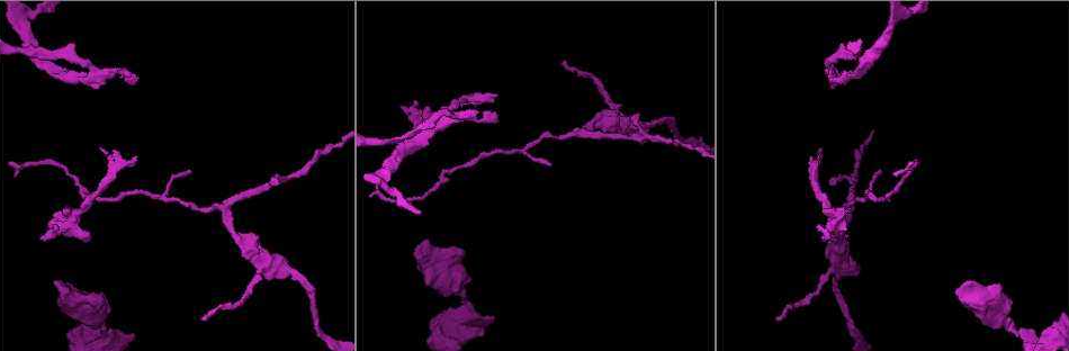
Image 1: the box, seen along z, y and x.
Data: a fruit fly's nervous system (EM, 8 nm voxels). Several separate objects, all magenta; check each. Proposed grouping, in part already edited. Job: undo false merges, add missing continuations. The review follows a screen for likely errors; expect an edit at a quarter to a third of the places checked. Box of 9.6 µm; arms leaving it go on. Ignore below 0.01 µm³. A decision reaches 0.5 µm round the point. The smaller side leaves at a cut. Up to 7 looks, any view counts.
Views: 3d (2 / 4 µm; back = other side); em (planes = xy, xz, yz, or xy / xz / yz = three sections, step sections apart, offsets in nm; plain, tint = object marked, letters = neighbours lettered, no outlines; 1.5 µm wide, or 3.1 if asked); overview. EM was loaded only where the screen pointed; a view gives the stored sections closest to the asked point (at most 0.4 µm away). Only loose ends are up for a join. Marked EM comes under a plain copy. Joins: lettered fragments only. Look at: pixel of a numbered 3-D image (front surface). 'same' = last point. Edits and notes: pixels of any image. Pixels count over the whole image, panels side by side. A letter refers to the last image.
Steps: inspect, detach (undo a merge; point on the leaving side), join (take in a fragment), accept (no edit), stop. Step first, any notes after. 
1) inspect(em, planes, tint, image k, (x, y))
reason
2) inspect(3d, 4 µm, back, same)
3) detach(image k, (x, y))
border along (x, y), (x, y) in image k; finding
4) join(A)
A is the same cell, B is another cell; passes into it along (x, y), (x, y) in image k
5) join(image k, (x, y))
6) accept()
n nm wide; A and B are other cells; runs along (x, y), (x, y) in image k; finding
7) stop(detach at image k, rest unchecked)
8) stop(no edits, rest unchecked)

inspect(3d, 4 µm, back, image 1, (278, 184))
branch stops here

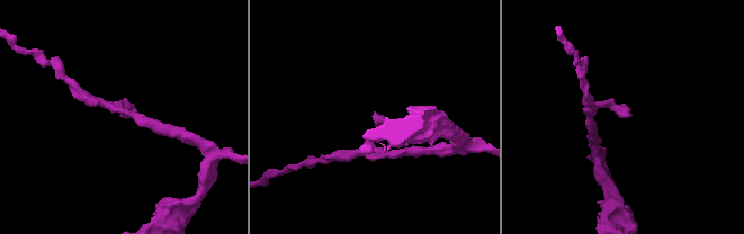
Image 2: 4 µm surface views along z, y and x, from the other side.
inspect(em, planes, letters, image 2, (627, 115))
need the tissue

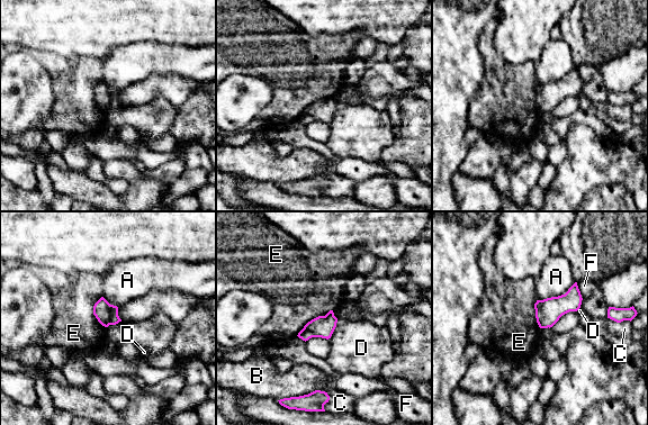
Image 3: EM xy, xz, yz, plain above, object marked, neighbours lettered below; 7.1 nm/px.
accept()
150 nm wide; A, B, C, D, E and F are other cells; border along (331, 309), (312, 318), (296, 335) in image 3; none of them fits

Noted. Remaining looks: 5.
inspect(em, planes, letters, image 1, (655, 124))
thick turns thin

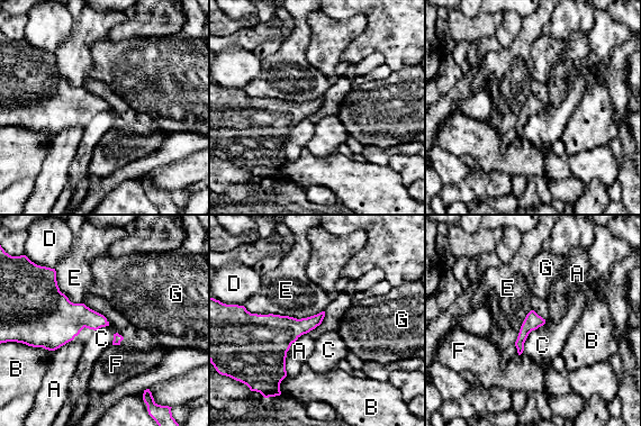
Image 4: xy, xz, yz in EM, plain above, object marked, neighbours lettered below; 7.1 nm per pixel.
accept()
A, B, C, D, E, F and G are other cells; border along (545, 322), (529, 334), (521, 353) in image 4; continuous, no second neuron

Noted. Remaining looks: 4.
inspect(em, planes, letters, image 1, (402, 109))
an open end

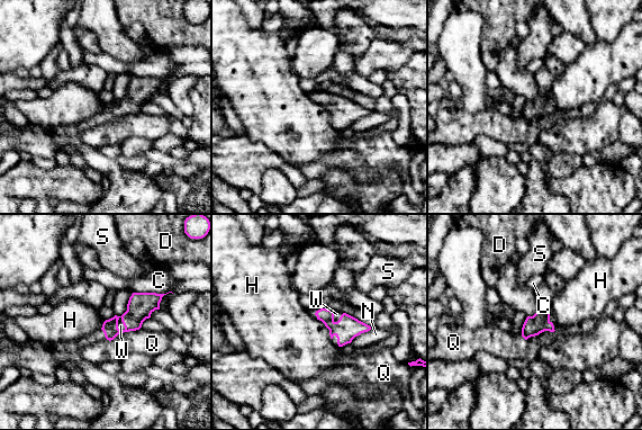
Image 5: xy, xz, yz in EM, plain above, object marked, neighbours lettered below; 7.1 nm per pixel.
join(W)
140 nm wide; W is the same cell, C, D, H, N, Q and S are other cells; it goes on there

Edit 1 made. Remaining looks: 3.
stop(join at image 5, rest unchecked)

